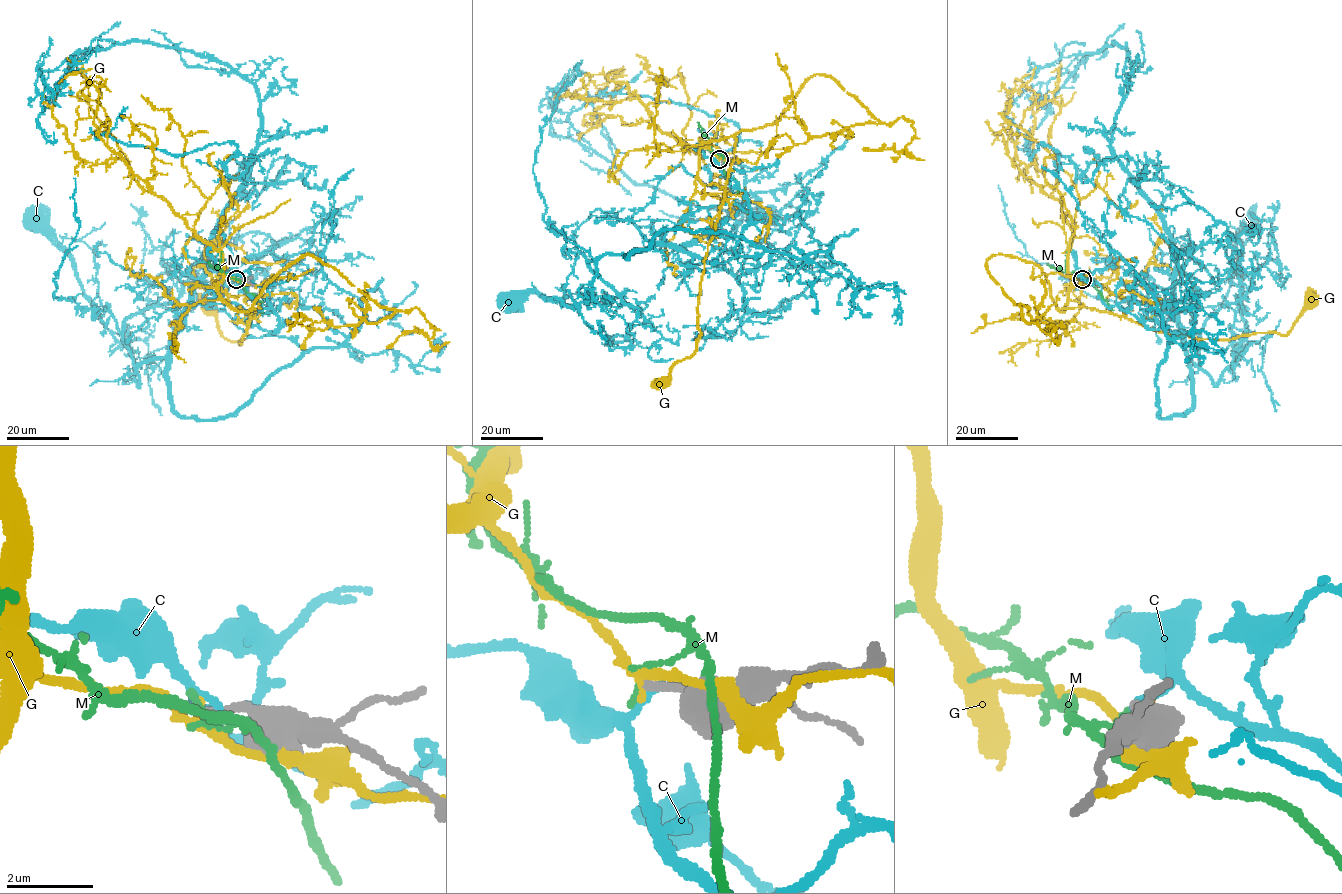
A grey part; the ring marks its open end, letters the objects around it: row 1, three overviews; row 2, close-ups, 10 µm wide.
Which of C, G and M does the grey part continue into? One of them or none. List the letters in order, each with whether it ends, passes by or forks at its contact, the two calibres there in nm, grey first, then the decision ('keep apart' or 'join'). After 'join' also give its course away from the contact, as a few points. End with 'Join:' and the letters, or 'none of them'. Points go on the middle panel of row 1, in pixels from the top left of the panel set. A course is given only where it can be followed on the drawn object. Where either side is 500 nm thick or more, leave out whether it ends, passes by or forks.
C: it ends there; 260 nm thick on the grey side, 140 nm on the other; keep apart
G: it passes by; 220 nm thick on the grey side, 200 nm on the other; keep apart
M: it ends there; 220 nm thick on the grey side, 180 nm on the other; keep apart
Join: none of them

